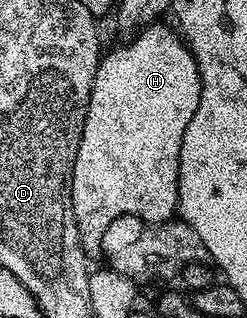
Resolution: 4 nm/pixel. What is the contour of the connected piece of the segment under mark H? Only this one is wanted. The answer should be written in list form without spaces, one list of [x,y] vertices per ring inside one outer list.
[[[156,22],[142,29],[136,40],[113,49],[108,56],[106,53],[100,59],[99,69],[93,78],[71,183],[79,240],[83,243],[83,251],[88,254],[102,249],[105,230],[120,218],[140,216],[147,220],[143,222],[155,226],[170,221],[176,215],[181,138],[185,138],[185,126],[189,126],[189,118],[197,114],[197,102],[201,102],[201,74],[195,55],[181,39],[180,33],[171,28],[166,28],[163,22]]]

